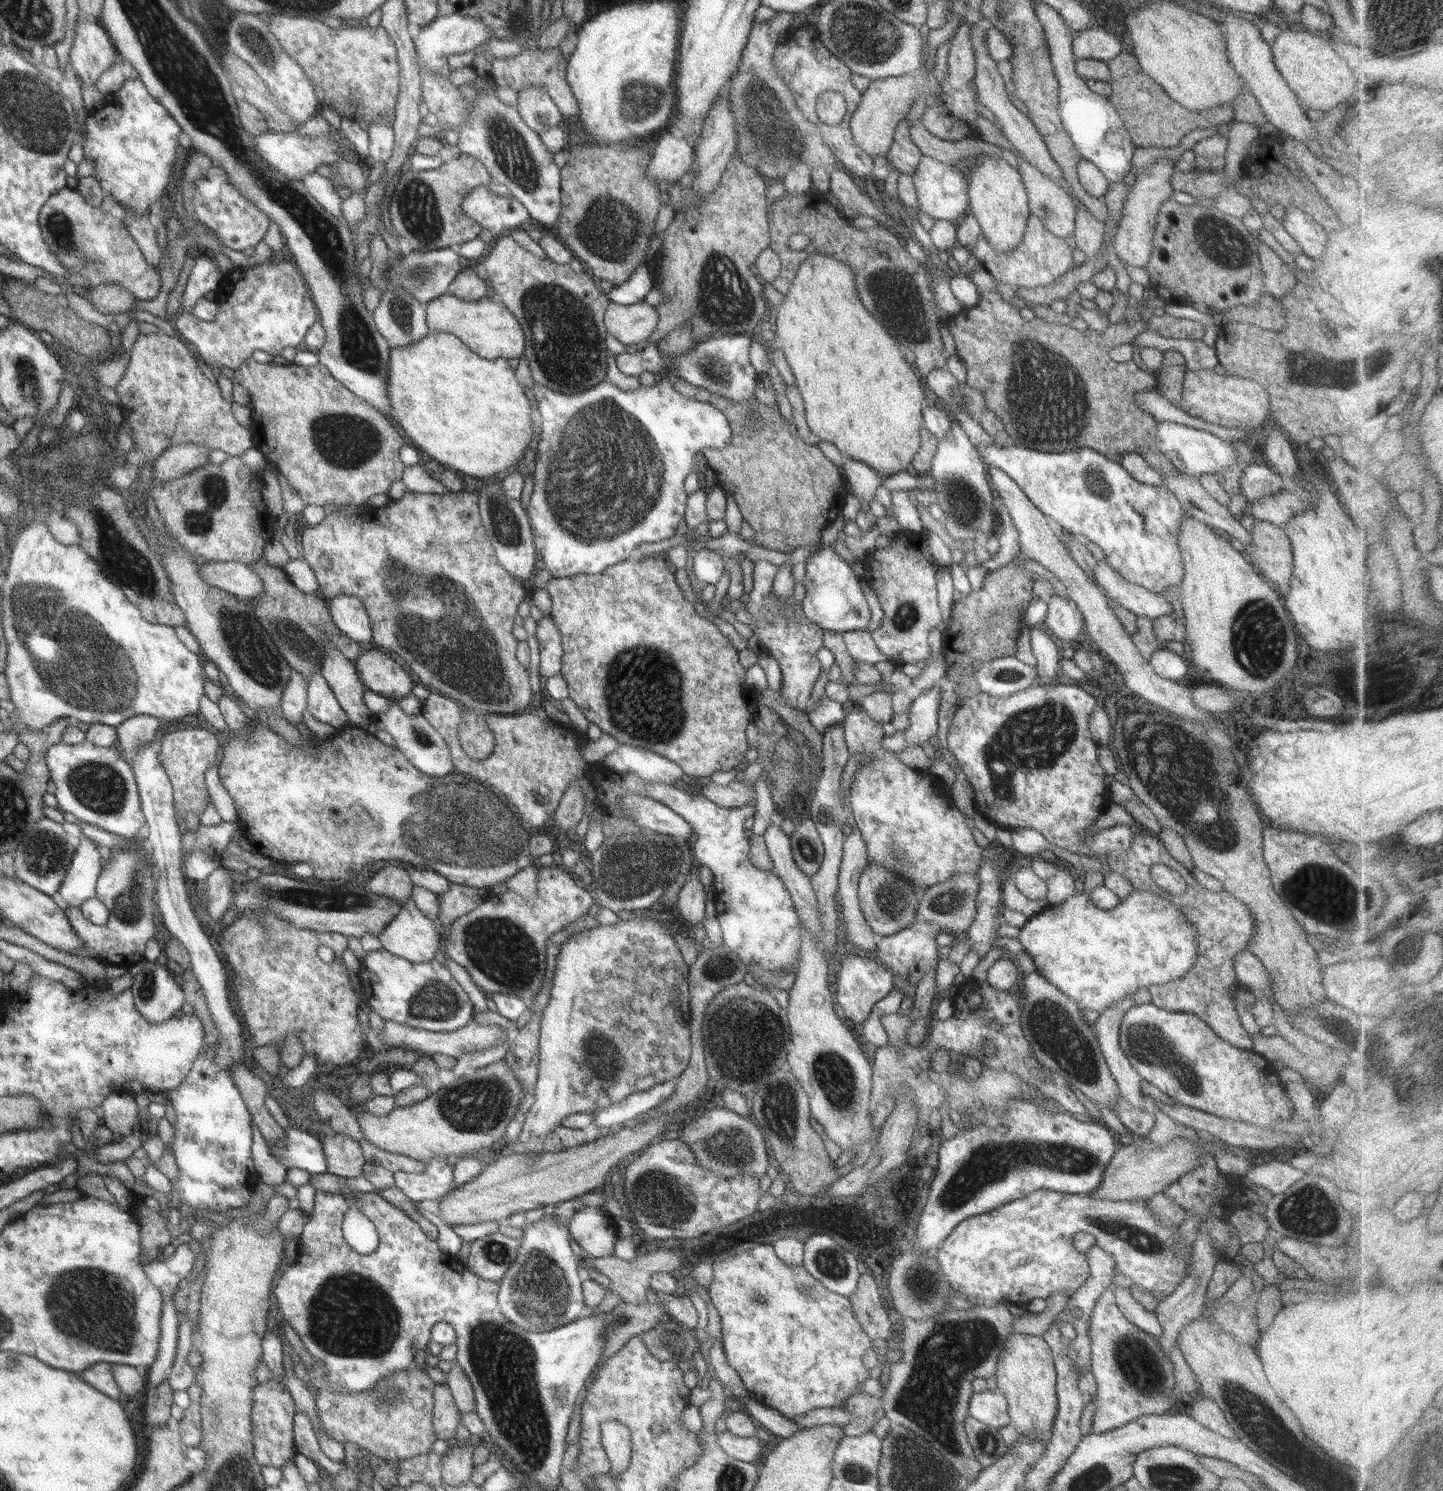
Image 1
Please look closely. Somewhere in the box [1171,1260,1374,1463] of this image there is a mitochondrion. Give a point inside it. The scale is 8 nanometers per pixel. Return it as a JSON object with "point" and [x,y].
{"point":[1252,1414]}

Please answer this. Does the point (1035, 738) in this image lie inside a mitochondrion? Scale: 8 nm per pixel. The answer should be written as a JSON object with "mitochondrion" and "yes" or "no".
{"mitochondrion":"yes"}

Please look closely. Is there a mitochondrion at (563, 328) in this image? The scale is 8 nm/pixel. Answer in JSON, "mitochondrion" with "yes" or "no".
{"mitochondrion":"yes"}

